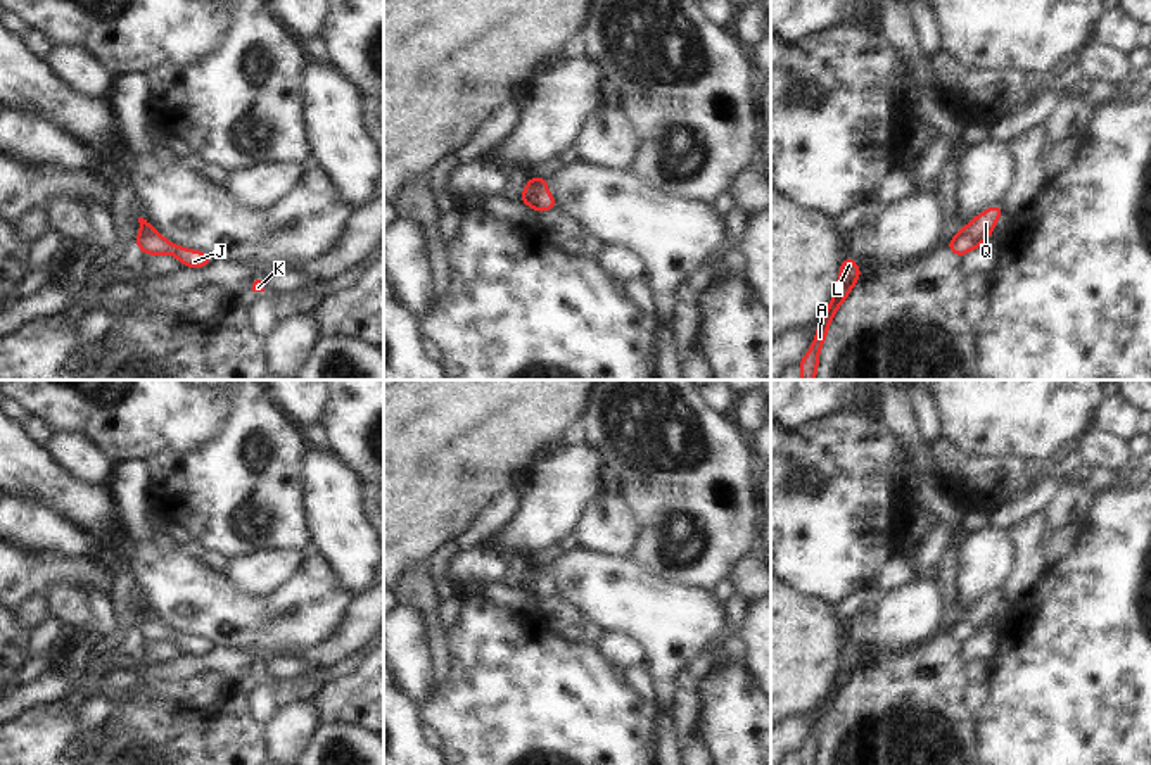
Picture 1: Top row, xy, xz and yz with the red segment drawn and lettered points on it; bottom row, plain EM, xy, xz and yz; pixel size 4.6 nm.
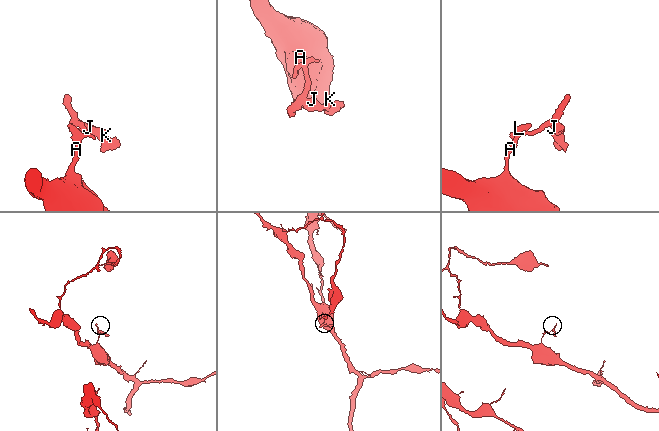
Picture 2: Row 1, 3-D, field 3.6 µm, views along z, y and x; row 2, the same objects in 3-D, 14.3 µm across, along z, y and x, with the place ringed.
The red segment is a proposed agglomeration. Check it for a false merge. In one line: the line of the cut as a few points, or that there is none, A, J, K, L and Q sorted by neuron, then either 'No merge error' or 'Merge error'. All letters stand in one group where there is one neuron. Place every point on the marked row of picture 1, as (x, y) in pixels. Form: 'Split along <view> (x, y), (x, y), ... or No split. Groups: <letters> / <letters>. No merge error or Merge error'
Split along xz (545, 185), (534, 192), (529, 206). Groups: A L / J K Q. Merge error

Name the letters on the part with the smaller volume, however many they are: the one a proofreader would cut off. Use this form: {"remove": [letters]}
{"remove": ["J", "K", "Q"]}

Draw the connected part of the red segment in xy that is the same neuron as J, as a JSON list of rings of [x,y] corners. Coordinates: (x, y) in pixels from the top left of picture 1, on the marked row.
[[[171,245],[168,254],[178,257],[183,268],[204,268],[213,261],[213,257],[206,252],[190,250],[180,245]]]

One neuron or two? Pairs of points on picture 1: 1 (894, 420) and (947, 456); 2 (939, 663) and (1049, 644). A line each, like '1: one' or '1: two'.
1: two
2: two

